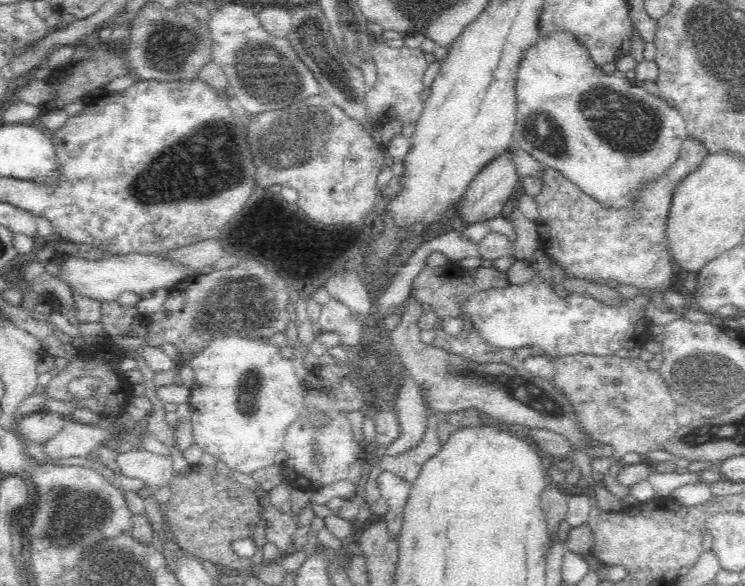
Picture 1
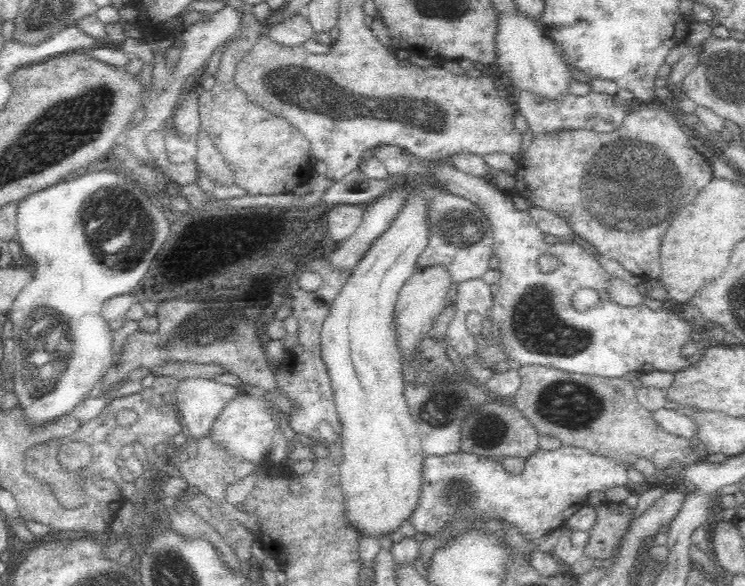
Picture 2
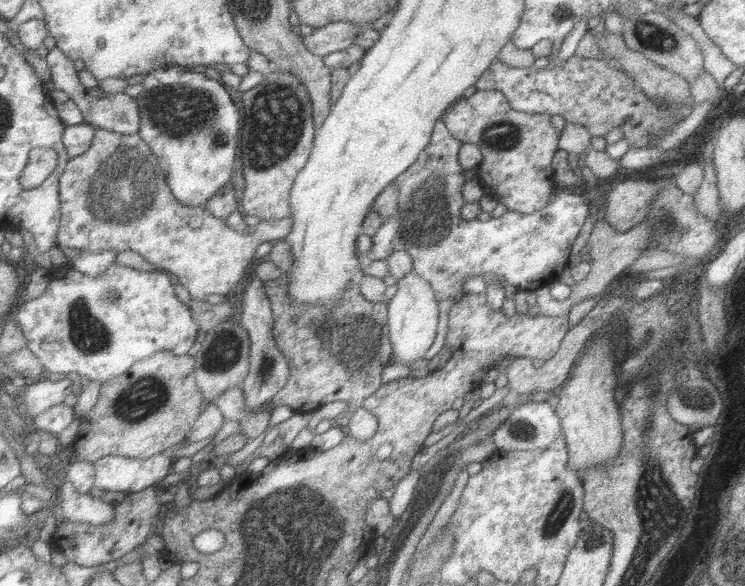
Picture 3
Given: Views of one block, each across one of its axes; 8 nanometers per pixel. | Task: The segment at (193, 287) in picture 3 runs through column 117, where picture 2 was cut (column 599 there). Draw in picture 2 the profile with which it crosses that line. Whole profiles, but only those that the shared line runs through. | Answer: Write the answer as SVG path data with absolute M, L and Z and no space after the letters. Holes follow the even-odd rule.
M636 104L626 116L624 124L612 132L594 132L586 128L564 128L554 132L542 132L534 136L534 142L526 156L520 160L516 172L516 188L532 208L544 208L564 218L574 234L594 246L594 250L616 260L626 272L646 280L660 280L660 244L666 228L674 220L674 214L688 206L698 190L704 190L714 180L712 164L696 152L690 142L690 134L684 132L666 106Z

